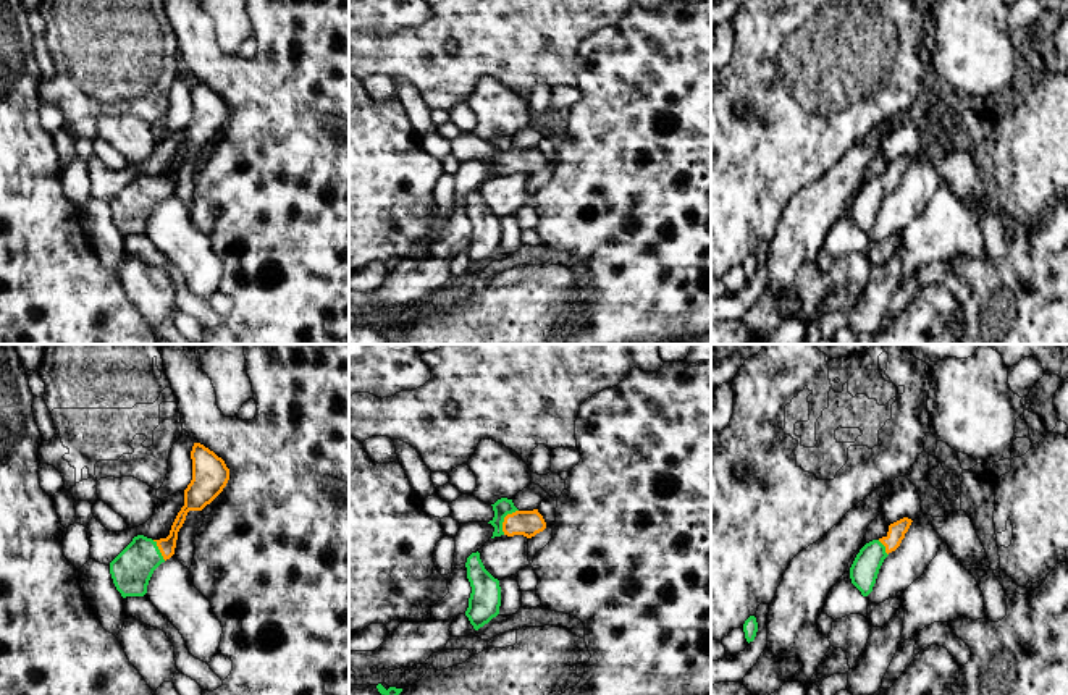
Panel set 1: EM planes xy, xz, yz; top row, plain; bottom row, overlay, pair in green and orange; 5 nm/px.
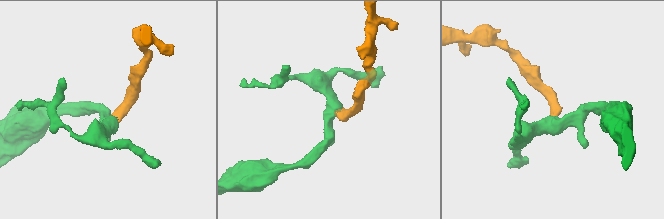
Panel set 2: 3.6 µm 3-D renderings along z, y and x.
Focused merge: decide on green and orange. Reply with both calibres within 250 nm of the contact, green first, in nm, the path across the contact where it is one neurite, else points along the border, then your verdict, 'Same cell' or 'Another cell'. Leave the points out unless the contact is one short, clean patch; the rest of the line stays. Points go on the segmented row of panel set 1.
Thickness 90 nm (green) against 130 nm. Path across: xz (503, 506), (503, 519), (521, 522). Same cell

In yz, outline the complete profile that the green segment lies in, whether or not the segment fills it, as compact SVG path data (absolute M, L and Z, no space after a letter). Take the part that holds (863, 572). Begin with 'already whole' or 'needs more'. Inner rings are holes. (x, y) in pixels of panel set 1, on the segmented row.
needs more; M903 517L890 524L885 537L866 543L856 554L850 567L850 579L863 596L872 592L884 559L900 546L911 522L911 519Z

